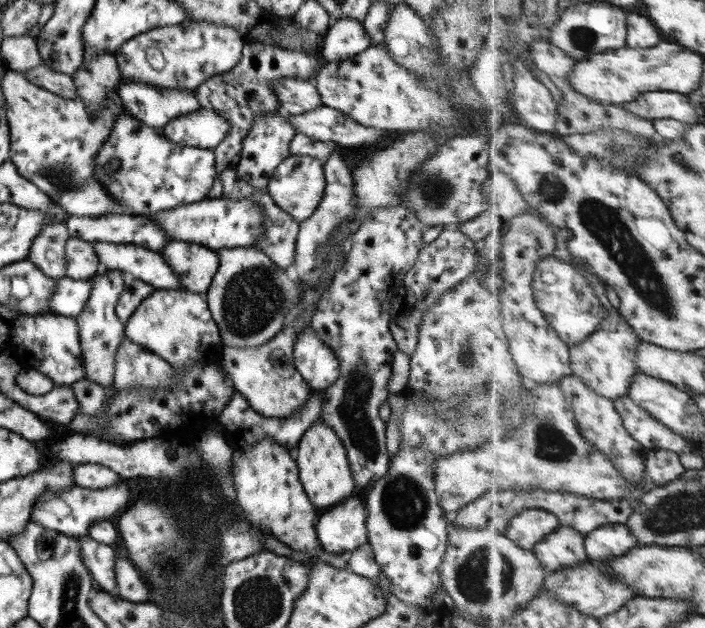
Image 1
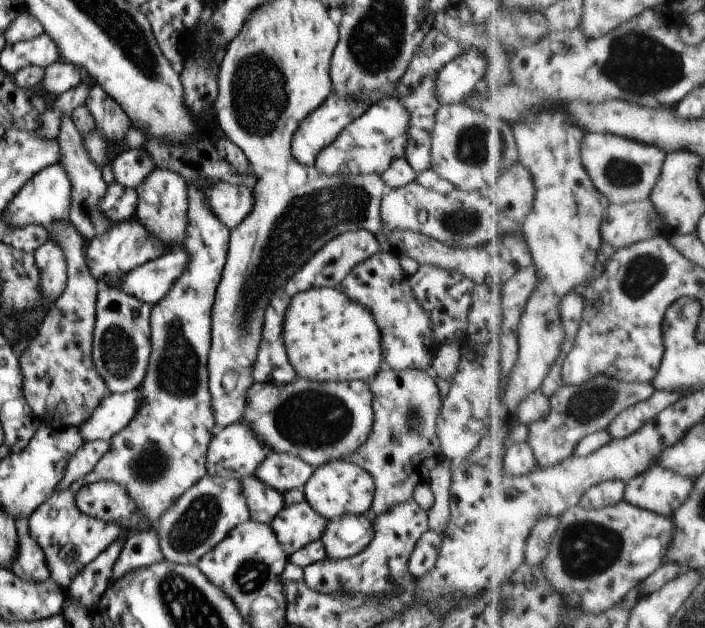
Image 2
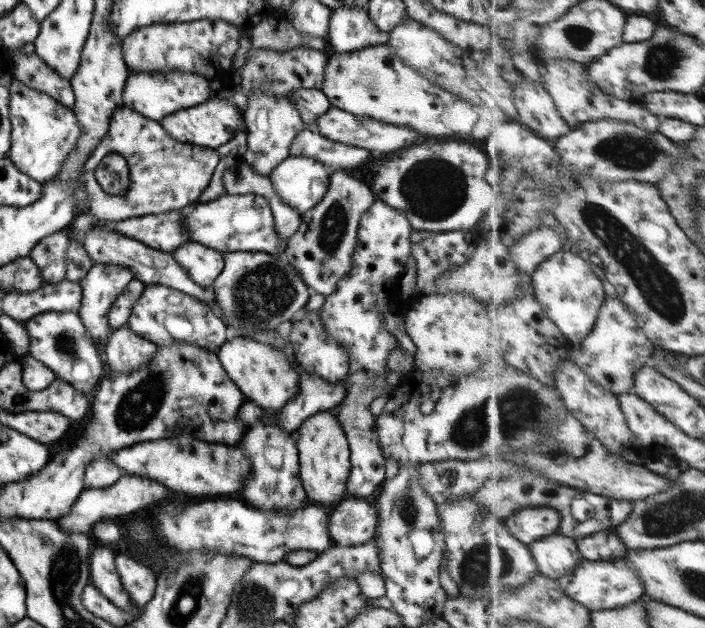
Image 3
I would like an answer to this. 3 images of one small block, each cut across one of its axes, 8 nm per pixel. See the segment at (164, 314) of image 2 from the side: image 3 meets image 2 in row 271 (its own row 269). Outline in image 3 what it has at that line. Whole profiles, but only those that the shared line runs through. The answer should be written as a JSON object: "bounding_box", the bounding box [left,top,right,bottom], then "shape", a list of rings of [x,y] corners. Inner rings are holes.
{"bounding_box":[172,241,225,288],"shape":[[[188,241],[172,254],[190,278],[203,288],[213,285],[225,265],[224,254],[198,242]]]}

